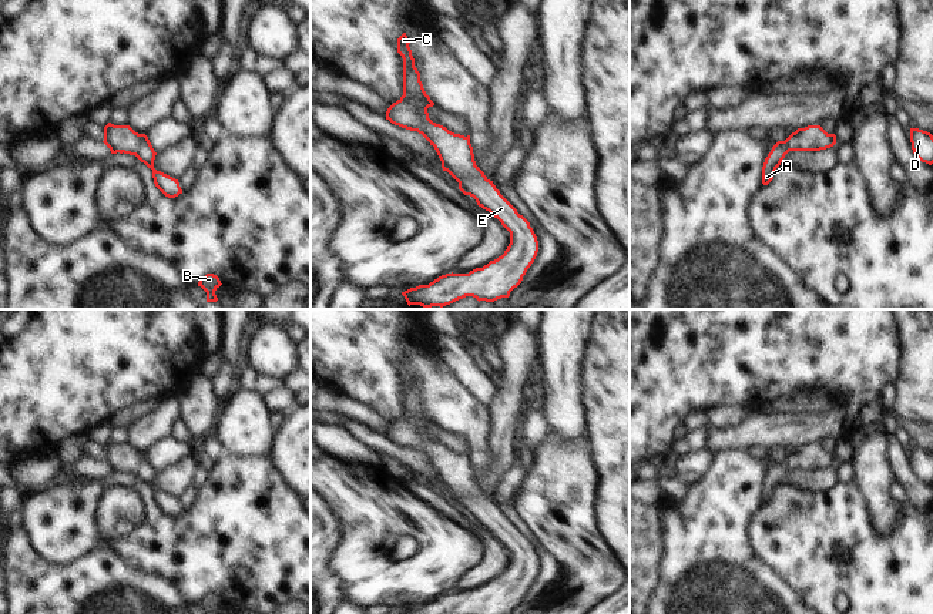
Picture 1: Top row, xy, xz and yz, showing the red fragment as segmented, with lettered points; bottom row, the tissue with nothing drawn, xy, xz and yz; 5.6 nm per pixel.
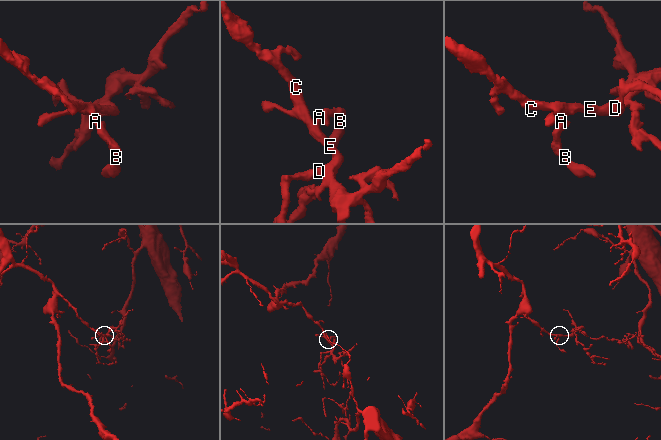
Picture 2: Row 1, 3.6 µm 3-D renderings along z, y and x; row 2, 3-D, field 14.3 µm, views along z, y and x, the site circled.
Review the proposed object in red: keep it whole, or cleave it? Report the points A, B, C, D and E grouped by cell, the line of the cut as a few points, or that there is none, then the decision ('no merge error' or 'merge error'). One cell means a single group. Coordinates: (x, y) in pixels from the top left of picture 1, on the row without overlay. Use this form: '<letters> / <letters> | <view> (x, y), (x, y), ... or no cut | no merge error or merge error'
A B C D E | no cut | no merge error

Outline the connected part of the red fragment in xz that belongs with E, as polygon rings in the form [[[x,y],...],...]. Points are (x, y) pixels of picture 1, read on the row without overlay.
[[[403,352],[397,358],[397,372],[403,378],[403,415],[387,427],[386,439],[417,450],[433,464],[443,490],[459,501],[464,514],[473,516],[479,526],[501,541],[510,551],[510,563],[501,576],[483,587],[469,593],[446,593],[402,614],[510,614],[537,576],[537,556],[530,541],[476,484],[470,454],[454,453],[429,437],[427,427],[434,422],[423,407],[409,363],[410,359]]]

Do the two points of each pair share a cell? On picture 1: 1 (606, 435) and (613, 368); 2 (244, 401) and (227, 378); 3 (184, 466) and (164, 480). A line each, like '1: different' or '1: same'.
1: same
2: different
3: same

